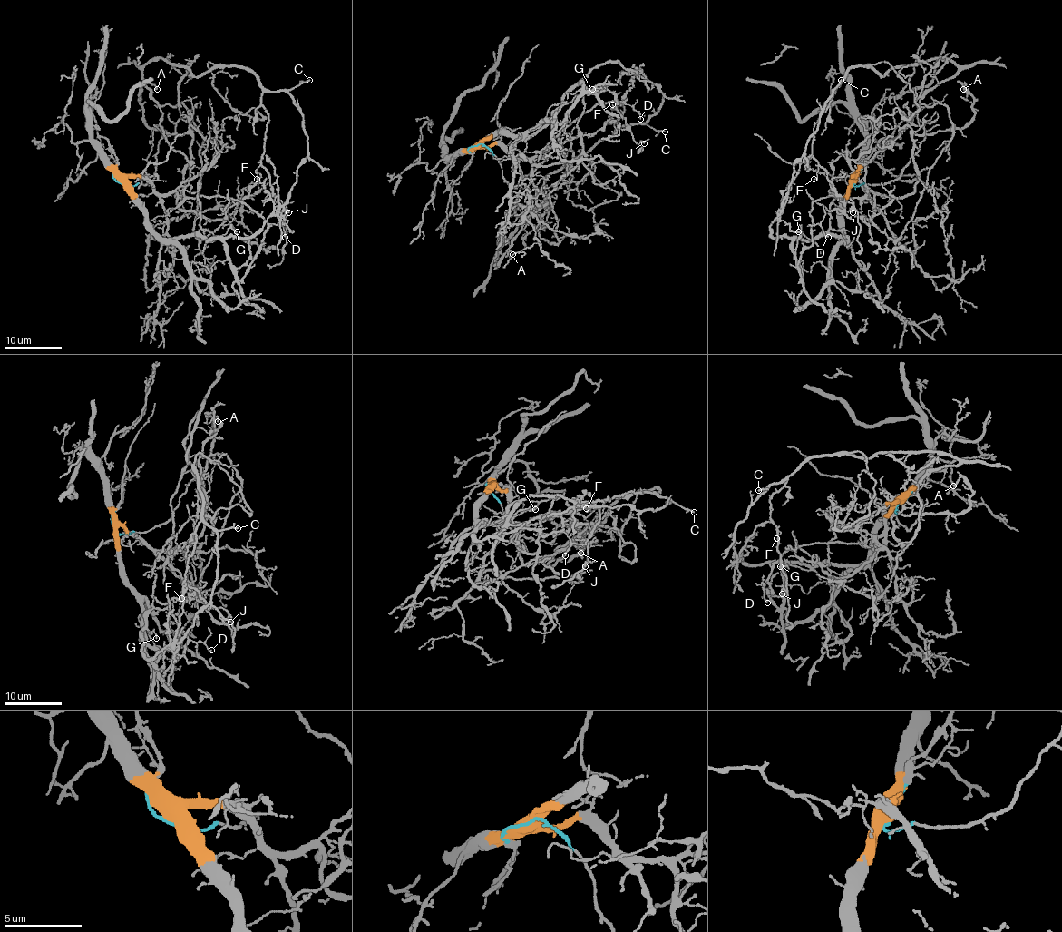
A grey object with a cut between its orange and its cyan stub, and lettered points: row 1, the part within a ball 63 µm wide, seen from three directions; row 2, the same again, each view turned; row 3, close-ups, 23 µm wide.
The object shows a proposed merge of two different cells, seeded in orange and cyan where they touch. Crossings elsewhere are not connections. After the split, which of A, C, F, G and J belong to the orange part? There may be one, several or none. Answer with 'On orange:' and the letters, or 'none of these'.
On orange: A, G

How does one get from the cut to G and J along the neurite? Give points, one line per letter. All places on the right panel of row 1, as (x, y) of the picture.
G: (854, 182), (842, 210), (847, 239), (821, 234), (813, 241), (801, 228), (798, 231)
J: (854, 183), (900, 175), (924, 138), (914, 113), (951, 62), (842, 77), (813, 158), (852, 212)

